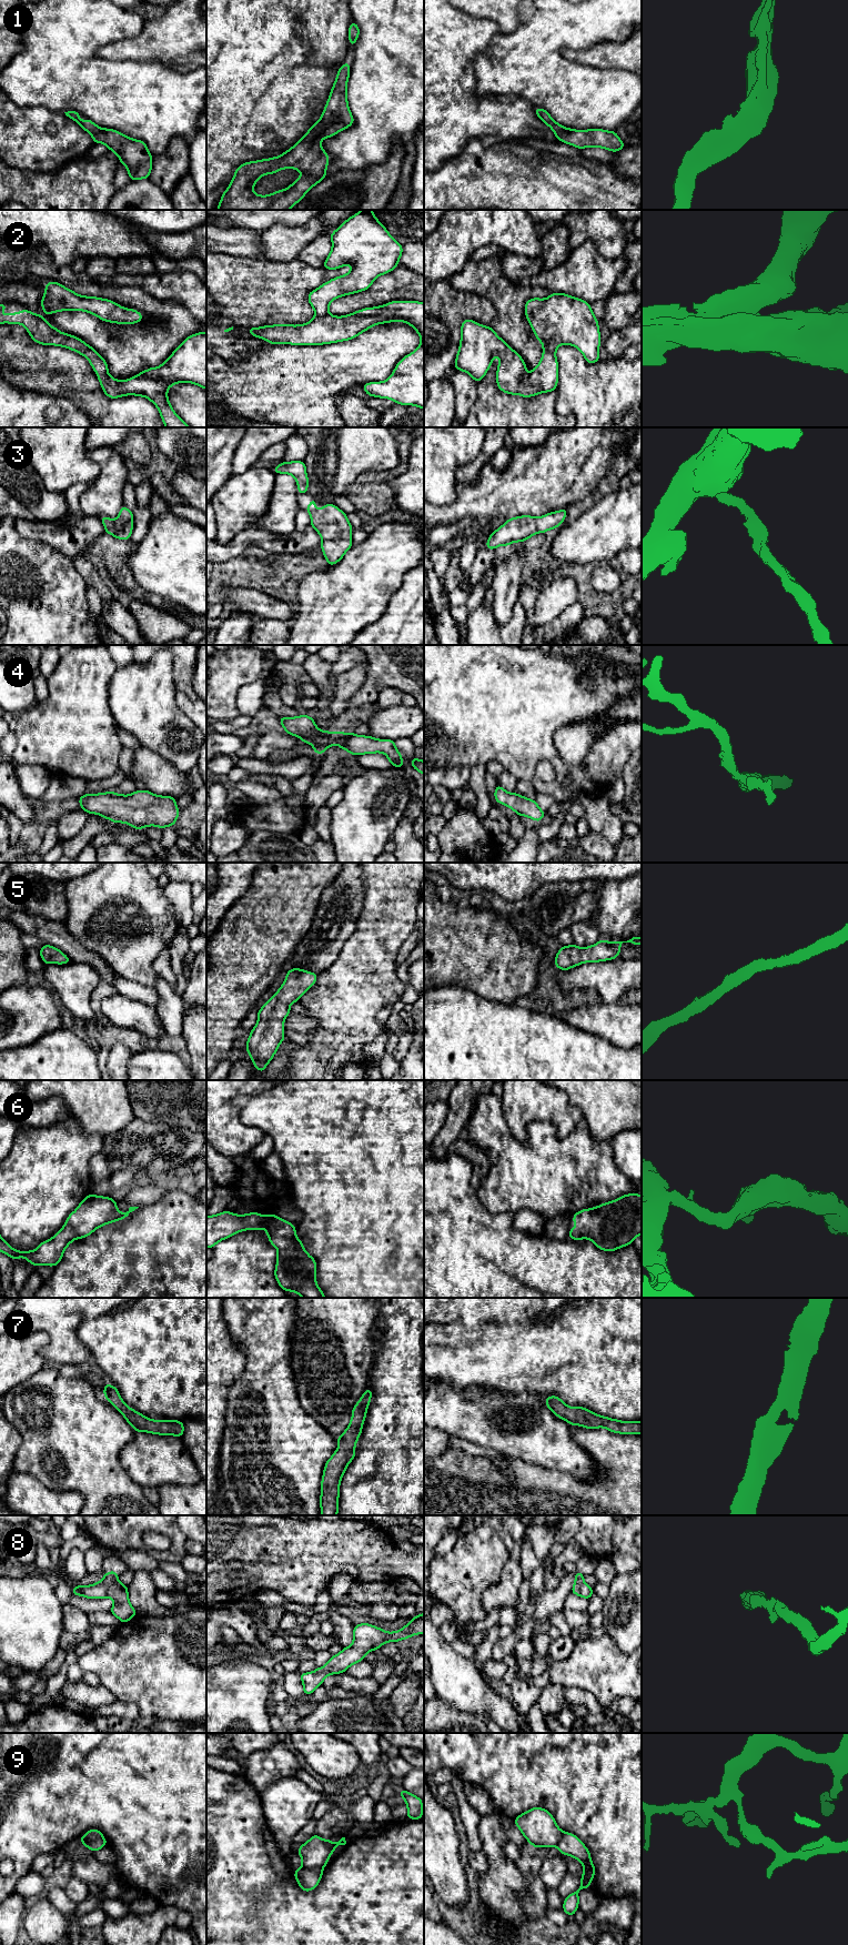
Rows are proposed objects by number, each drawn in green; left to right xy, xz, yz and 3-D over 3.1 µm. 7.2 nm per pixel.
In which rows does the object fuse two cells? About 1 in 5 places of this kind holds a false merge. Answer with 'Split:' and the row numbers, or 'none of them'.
Split: 9

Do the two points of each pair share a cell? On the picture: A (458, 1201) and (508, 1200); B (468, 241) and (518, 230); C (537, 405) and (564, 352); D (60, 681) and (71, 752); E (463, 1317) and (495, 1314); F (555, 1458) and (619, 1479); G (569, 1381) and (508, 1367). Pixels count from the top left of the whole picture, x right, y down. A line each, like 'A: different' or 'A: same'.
A: different
B: same
C: different
D: same
E: same
F: different
G: same

